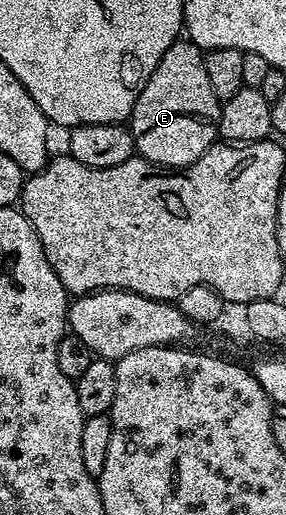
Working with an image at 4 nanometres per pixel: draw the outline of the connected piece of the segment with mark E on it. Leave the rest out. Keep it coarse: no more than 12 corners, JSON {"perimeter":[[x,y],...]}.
{"perimeter":[[179,41],[136,97],[141,158],[190,167],[219,138],[203,48]]}

